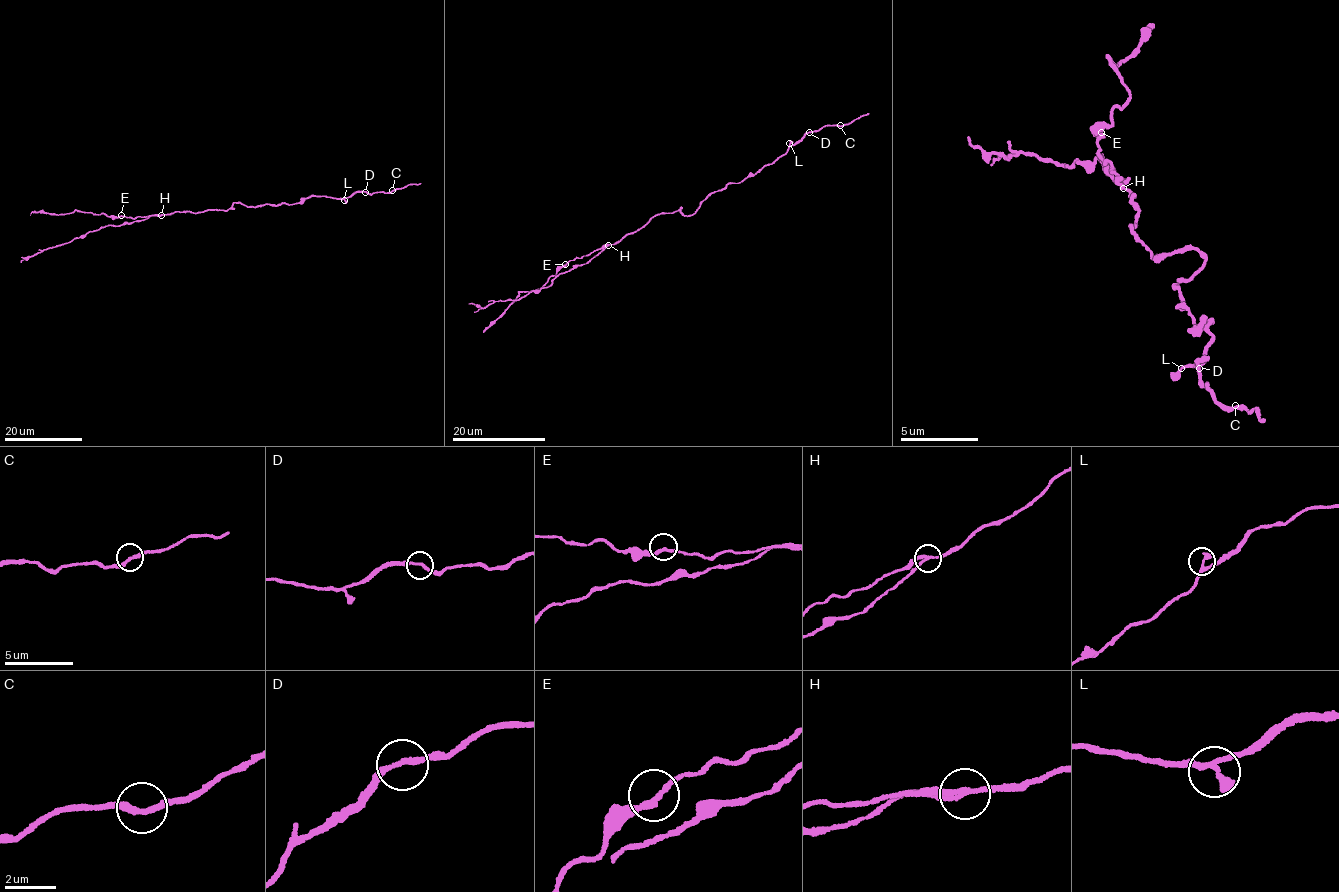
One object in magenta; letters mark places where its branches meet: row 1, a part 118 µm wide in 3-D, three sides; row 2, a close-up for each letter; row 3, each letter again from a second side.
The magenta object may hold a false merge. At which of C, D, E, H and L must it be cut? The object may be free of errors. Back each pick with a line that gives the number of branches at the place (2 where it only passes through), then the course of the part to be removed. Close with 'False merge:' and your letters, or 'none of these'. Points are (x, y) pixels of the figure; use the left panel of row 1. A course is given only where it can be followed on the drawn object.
H: Branches: 2. Course of the part to remove: (161, 215), (119, 226), (105, 225), (33, 255), (21, 257)
False merge: H

